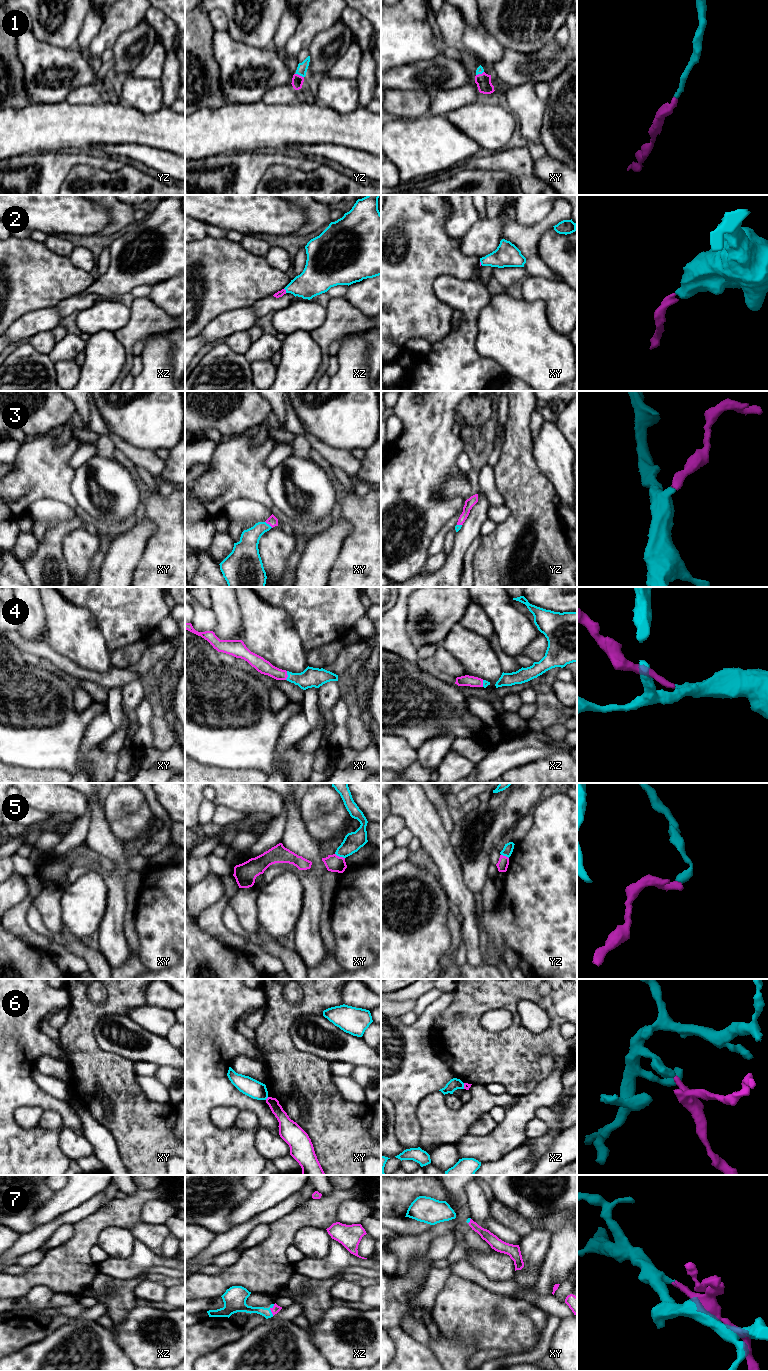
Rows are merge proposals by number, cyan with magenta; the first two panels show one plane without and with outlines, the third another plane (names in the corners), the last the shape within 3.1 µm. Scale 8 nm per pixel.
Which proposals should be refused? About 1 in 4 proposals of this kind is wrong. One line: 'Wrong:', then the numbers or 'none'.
Wrong: 5, 6

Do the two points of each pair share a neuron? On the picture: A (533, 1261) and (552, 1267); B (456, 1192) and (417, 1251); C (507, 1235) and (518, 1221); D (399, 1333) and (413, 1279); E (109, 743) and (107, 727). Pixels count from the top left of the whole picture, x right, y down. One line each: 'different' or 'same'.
A: different
B: same
C: different
D: same
E: different

